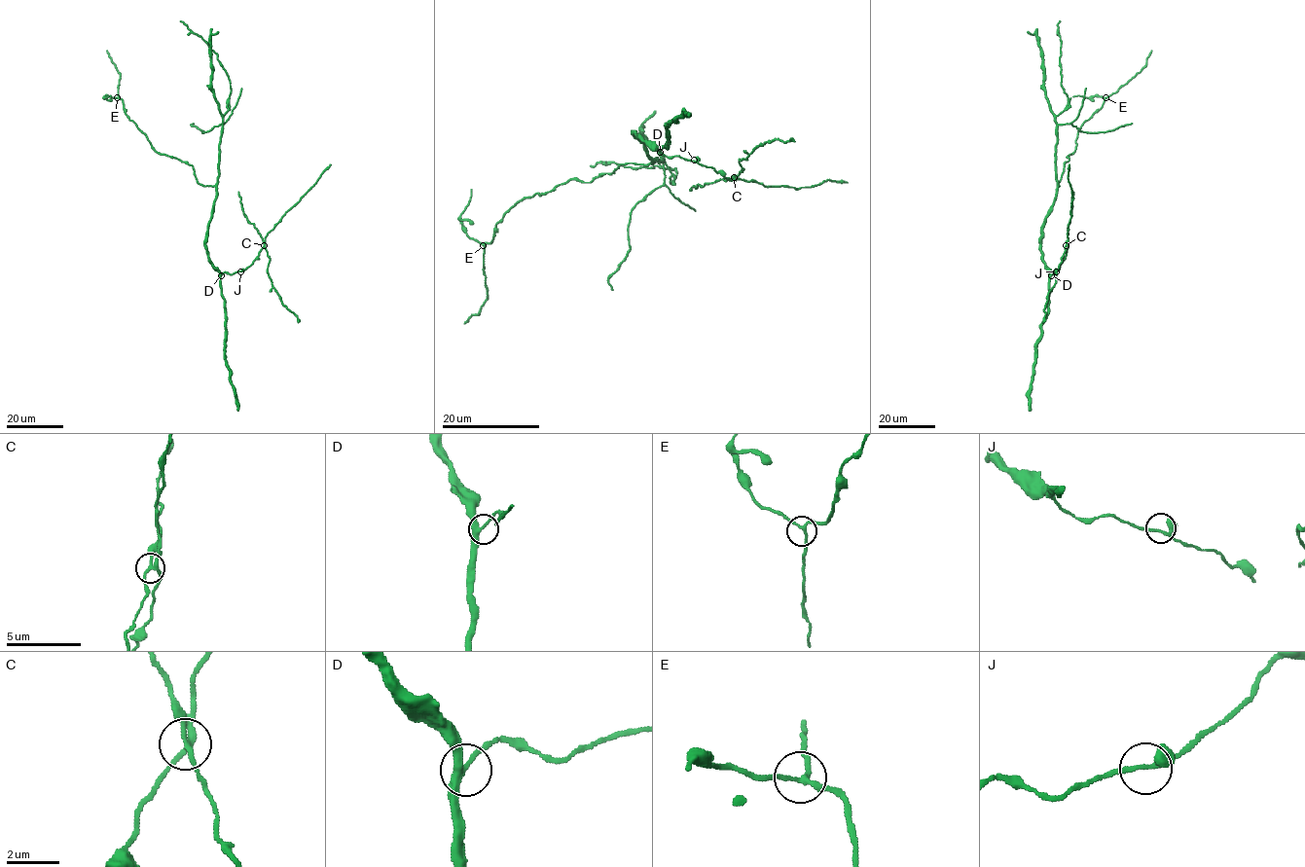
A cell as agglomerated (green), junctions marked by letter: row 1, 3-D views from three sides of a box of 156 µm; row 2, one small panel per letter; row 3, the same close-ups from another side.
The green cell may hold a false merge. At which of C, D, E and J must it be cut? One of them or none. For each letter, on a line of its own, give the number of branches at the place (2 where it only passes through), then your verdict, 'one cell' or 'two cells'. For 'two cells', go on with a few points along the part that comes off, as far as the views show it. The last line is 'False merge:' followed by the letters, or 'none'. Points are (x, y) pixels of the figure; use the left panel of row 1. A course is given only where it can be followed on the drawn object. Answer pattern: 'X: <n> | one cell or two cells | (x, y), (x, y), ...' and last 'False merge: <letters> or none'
C: 3 | two cells | (264, 245), (270, 258), (268, 270), (271, 285), (298, 322)
D: 3 | one cell
E: 3 | one cell
J: 3 | one cell
False merge: C

